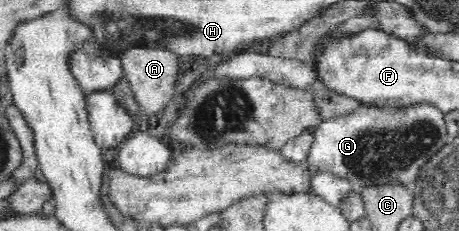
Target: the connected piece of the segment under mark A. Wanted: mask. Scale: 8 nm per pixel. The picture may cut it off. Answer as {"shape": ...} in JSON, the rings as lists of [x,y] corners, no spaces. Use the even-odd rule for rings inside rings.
{"shape":[[[164,46],[130,47],[120,54],[124,76],[128,79],[130,88],[140,105],[140,121],[142,116],[152,116],[160,113],[167,106],[176,90],[178,80],[178,55]]]}

